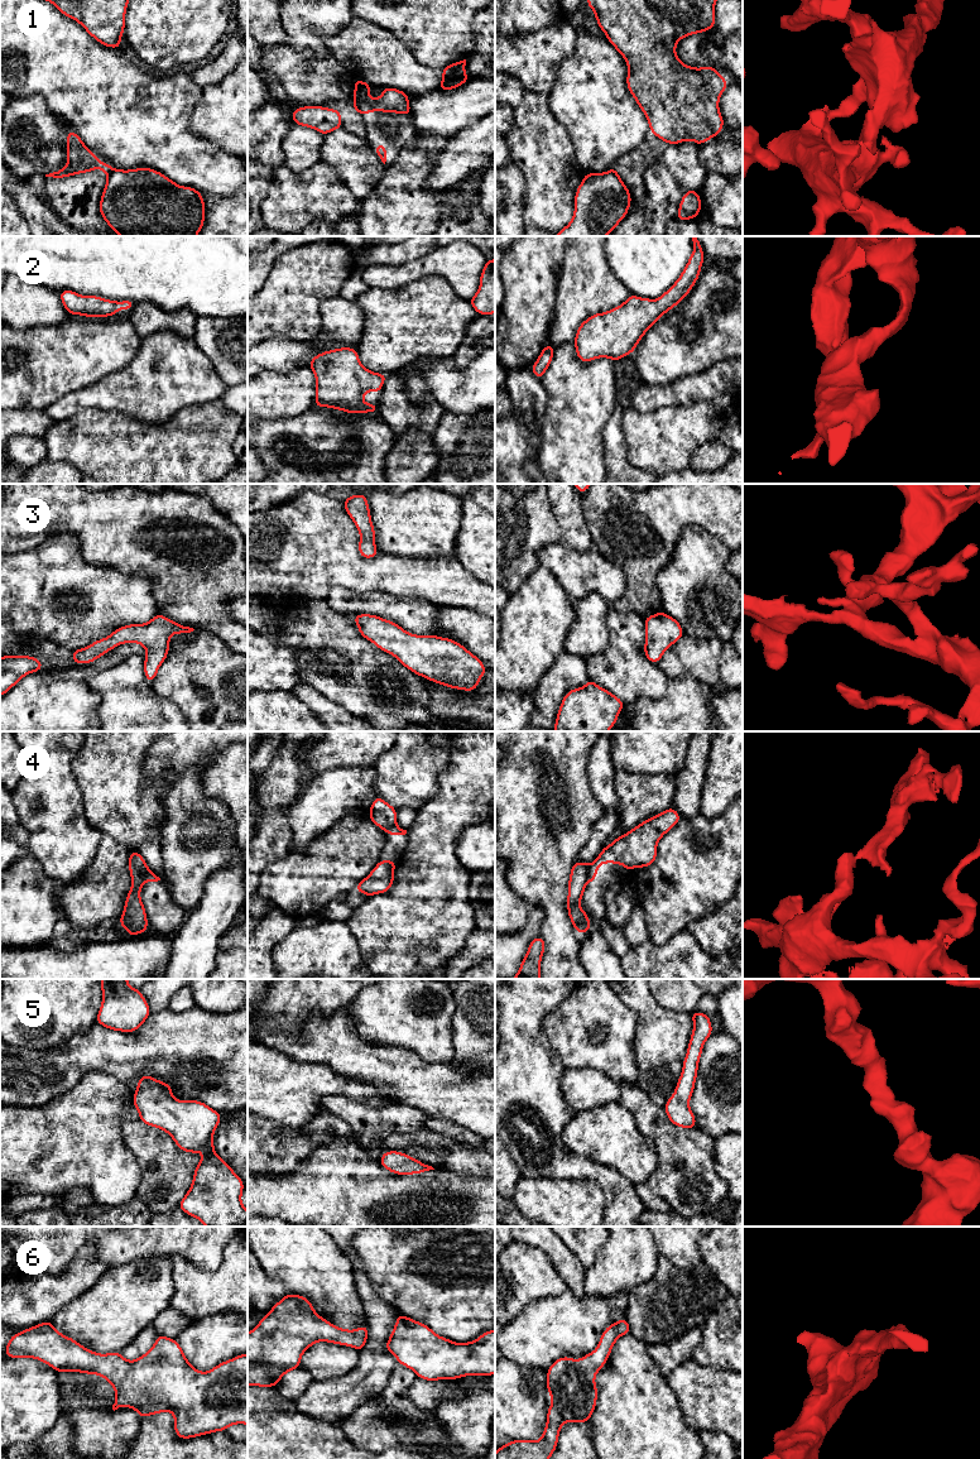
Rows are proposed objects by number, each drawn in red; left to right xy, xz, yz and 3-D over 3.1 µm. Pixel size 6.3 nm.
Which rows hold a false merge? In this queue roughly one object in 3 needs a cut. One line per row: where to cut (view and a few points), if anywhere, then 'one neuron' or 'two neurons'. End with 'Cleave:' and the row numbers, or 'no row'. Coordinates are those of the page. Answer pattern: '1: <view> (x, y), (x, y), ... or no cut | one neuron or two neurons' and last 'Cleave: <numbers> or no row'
1: xy (113, 171), (107, 177) | two neurons
2: no cut | one neuron
3: no cut | one neuron
4: no cut | one neuron
5: no cut | one neuron
6: no cut | one neuron
Cleave: 1

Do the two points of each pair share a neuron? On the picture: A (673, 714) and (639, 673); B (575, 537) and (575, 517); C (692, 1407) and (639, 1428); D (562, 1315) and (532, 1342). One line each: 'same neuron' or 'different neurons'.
A: different neurons
B: same neuron
C: different neurons
D: same neuron

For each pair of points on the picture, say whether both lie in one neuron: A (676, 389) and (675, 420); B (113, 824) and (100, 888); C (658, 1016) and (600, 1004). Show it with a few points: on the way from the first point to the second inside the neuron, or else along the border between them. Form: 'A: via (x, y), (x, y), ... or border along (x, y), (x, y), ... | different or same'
A: border along (704, 399), (685, 406), (666, 406), (645, 413) | different
B: border along (104, 834), (107, 834), (130, 850) | different
C: border along (614, 992), (635, 1012), (637, 1030), (634, 1040) | different

